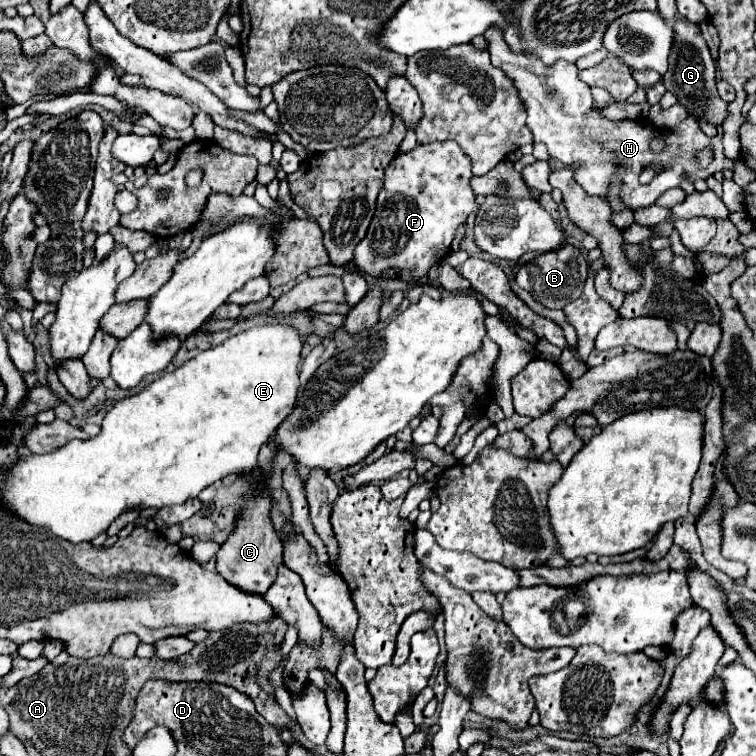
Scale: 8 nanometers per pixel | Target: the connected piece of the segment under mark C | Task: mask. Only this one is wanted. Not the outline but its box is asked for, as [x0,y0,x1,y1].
[217,494,283,594]

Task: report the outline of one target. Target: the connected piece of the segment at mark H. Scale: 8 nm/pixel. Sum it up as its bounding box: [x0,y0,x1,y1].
[483,28,735,212]

